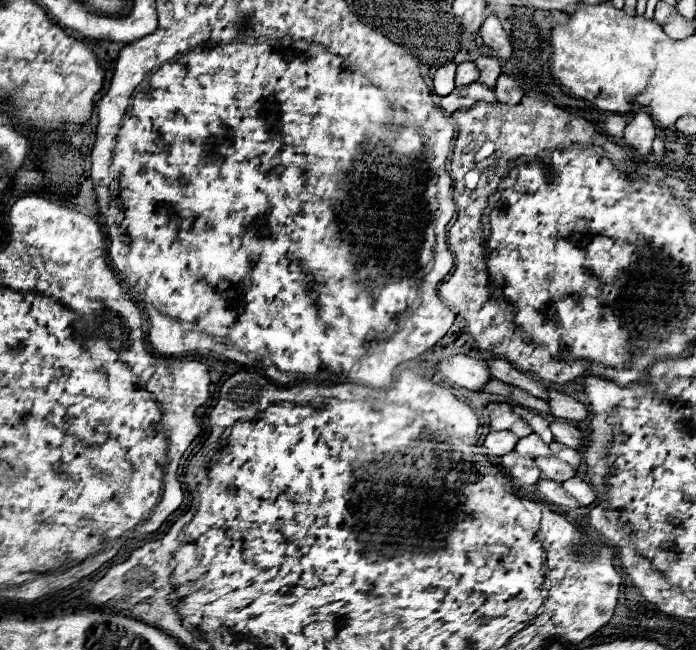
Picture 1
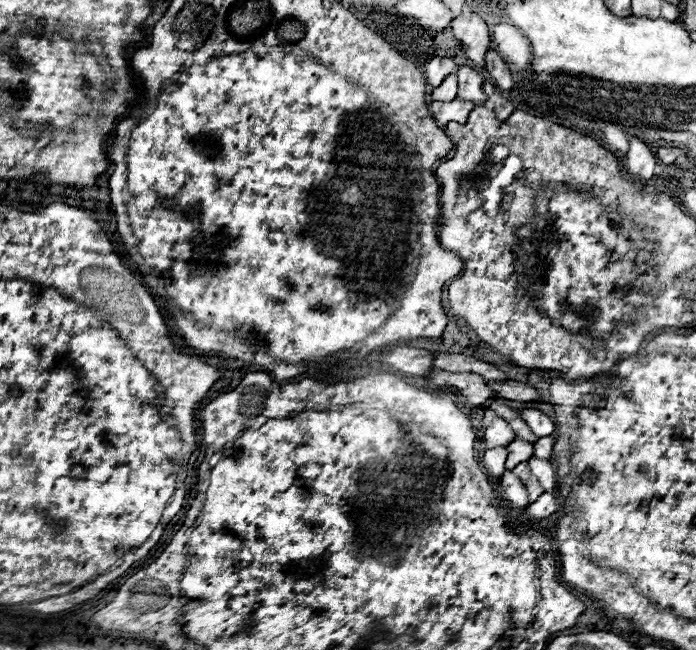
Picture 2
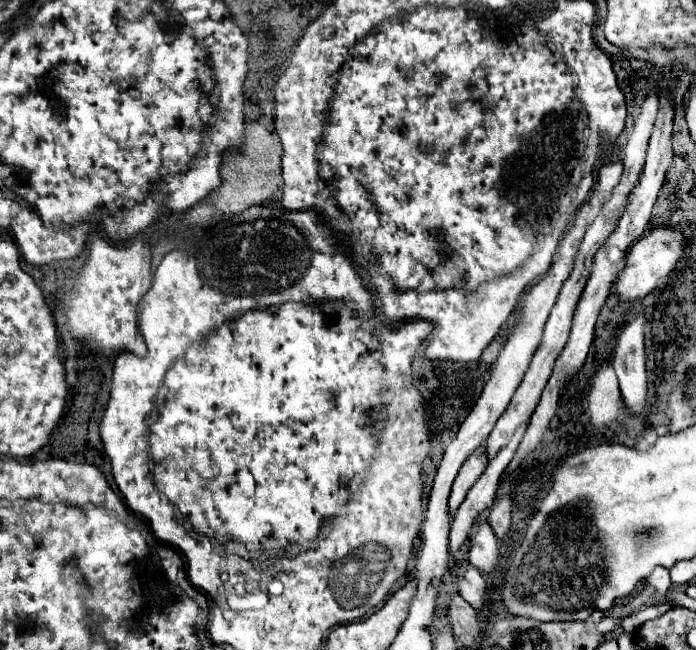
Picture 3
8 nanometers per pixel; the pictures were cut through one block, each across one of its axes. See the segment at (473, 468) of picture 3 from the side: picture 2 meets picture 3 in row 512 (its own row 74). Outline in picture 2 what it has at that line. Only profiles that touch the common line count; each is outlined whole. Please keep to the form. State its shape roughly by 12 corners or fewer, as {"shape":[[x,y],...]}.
{"shape":[[456,74],[432,90],[432,100],[450,102],[456,98]]}

